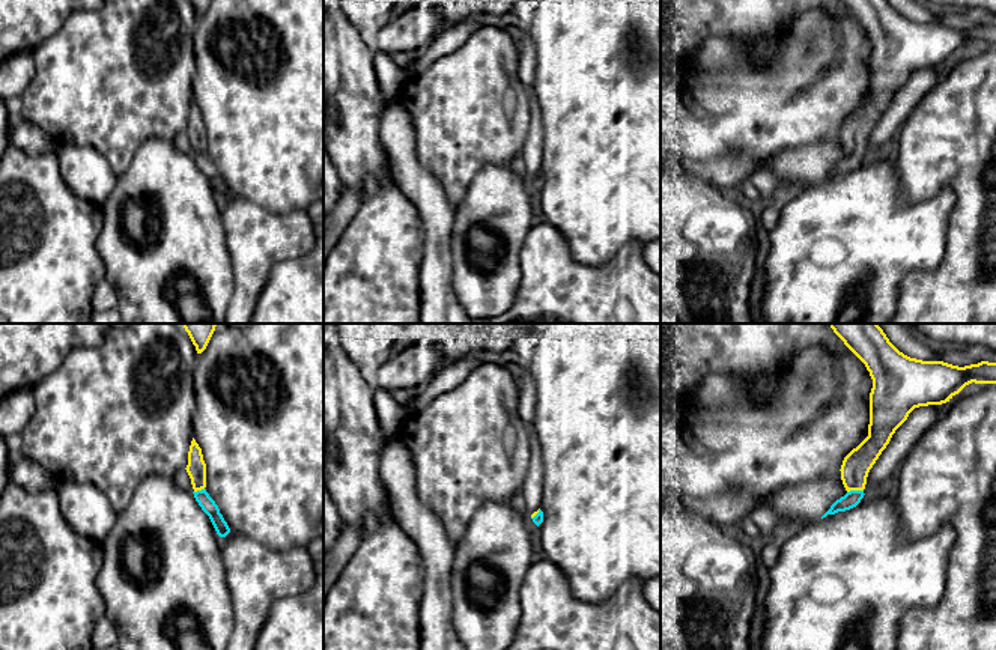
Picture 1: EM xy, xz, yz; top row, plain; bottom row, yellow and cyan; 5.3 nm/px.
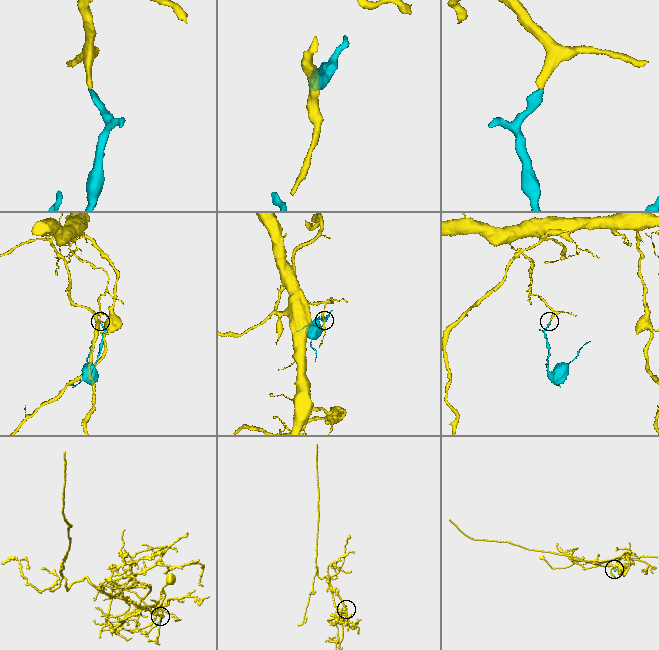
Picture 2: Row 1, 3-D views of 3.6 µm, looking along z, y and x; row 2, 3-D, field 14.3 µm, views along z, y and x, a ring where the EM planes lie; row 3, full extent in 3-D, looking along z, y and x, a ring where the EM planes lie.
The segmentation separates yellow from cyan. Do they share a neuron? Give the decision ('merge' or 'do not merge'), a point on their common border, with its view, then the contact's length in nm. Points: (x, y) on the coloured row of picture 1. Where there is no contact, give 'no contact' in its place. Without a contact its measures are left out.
merge; meets yellow in yz at (855, 489); contact 90 nm long

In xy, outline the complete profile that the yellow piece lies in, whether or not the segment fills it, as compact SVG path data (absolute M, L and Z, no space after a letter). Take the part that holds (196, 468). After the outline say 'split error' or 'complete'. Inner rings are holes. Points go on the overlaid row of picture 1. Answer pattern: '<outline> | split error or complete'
M193 438L190 451L188 451L188 465L187 472L191 478L191 484L194 489L194 498L202 507L202 510L209 516L217 534L220 537L226 537L230 533L227 522L224 521L223 515L220 513L218 506L206 492L206 463L203 460L202 448Z | split error

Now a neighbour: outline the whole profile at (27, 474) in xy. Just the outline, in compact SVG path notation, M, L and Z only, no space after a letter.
M30 459L17 463L11 480L30 492L54 489L59 483L47 469Z

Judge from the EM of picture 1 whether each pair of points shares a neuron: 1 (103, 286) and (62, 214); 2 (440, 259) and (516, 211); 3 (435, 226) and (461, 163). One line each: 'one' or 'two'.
1: two
2: two
3: two

